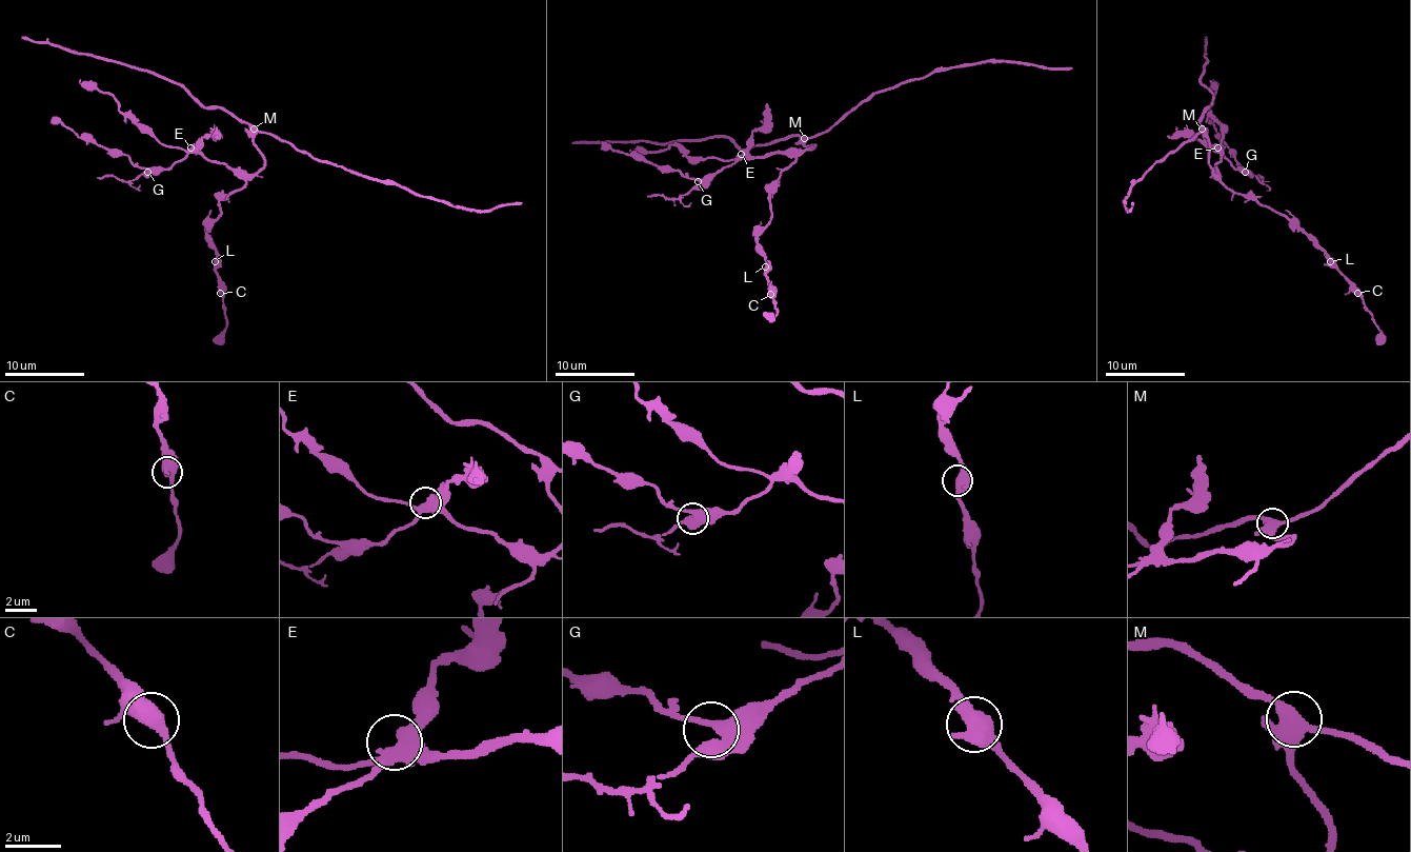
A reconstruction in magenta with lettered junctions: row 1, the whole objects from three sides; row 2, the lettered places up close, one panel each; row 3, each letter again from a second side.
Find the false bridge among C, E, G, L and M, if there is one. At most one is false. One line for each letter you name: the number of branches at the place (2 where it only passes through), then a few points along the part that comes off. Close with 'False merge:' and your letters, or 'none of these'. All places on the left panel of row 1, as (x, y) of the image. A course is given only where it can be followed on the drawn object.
False merge: none of these

